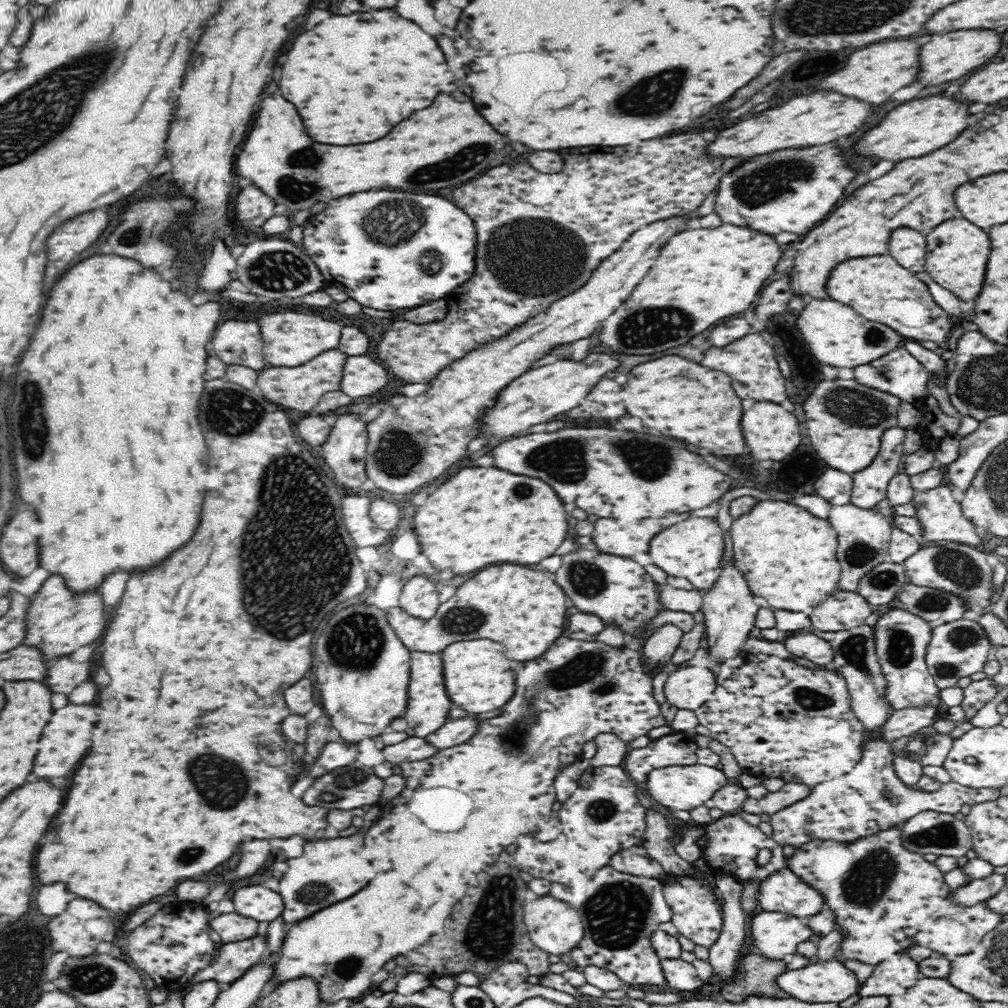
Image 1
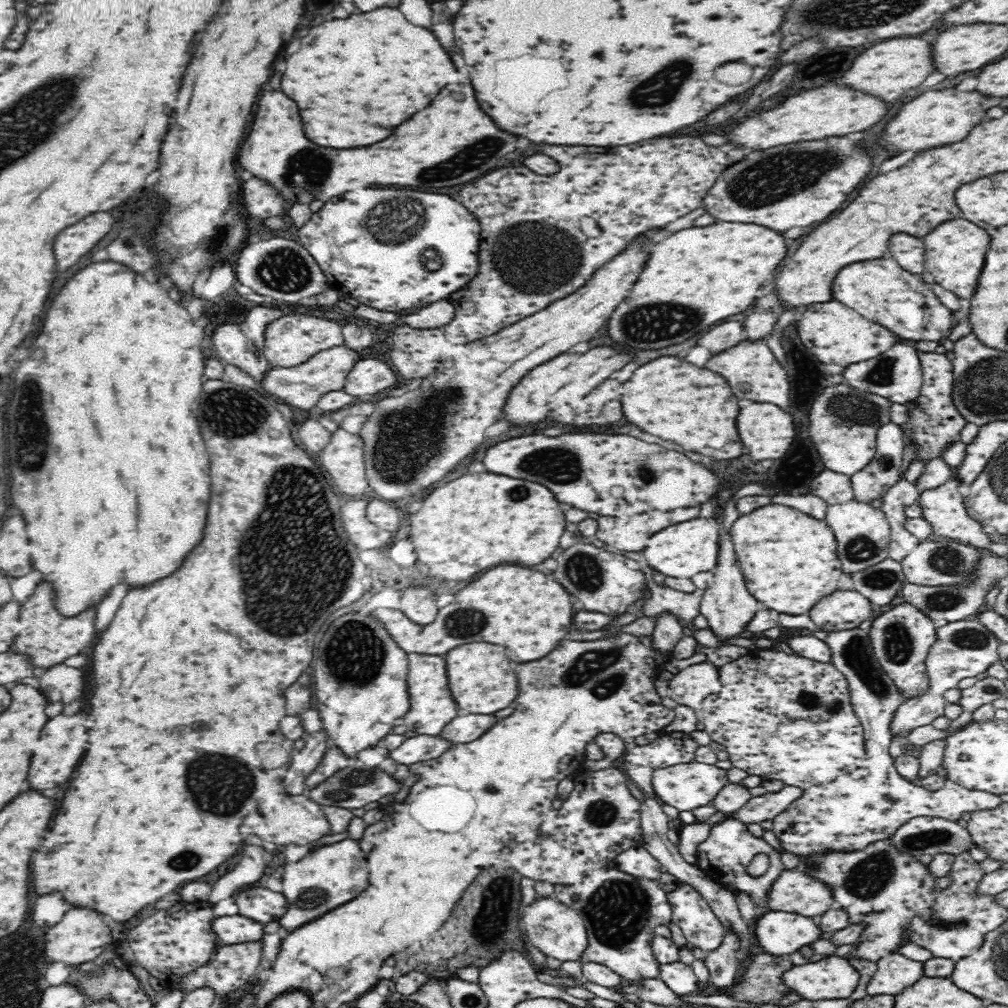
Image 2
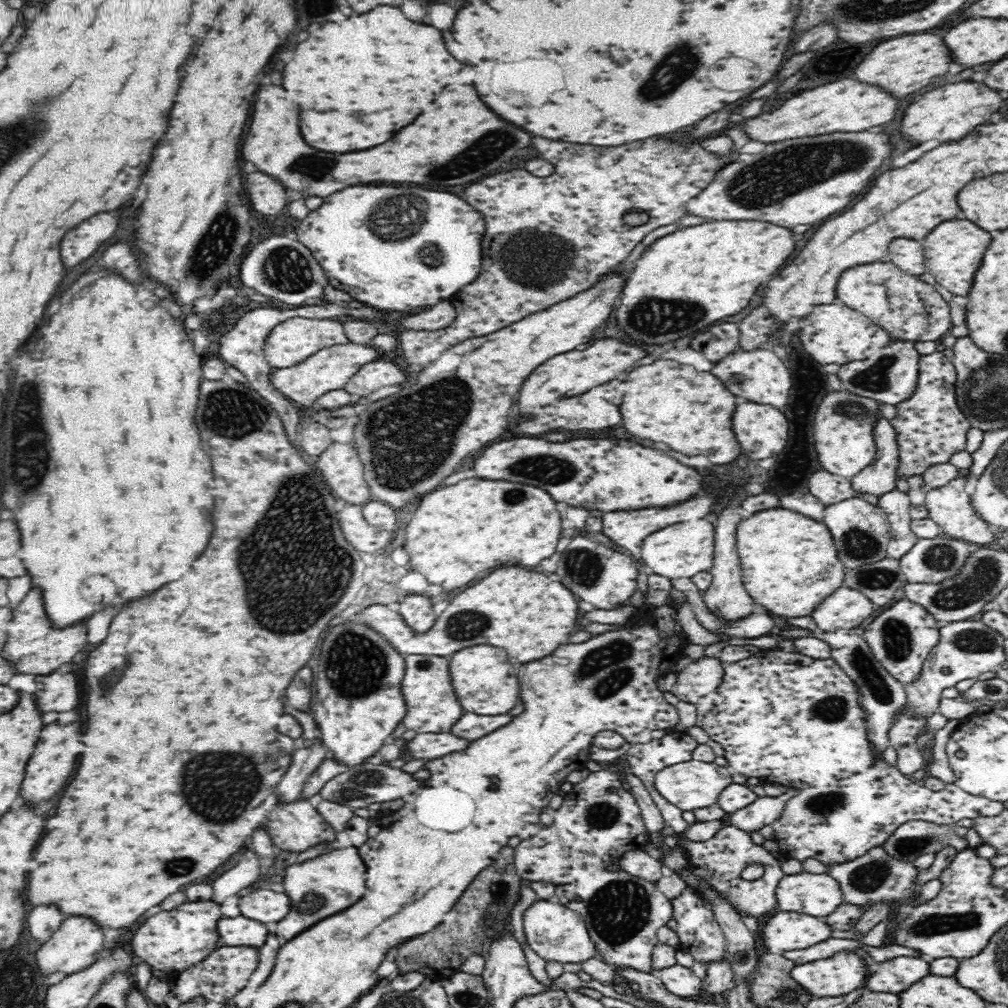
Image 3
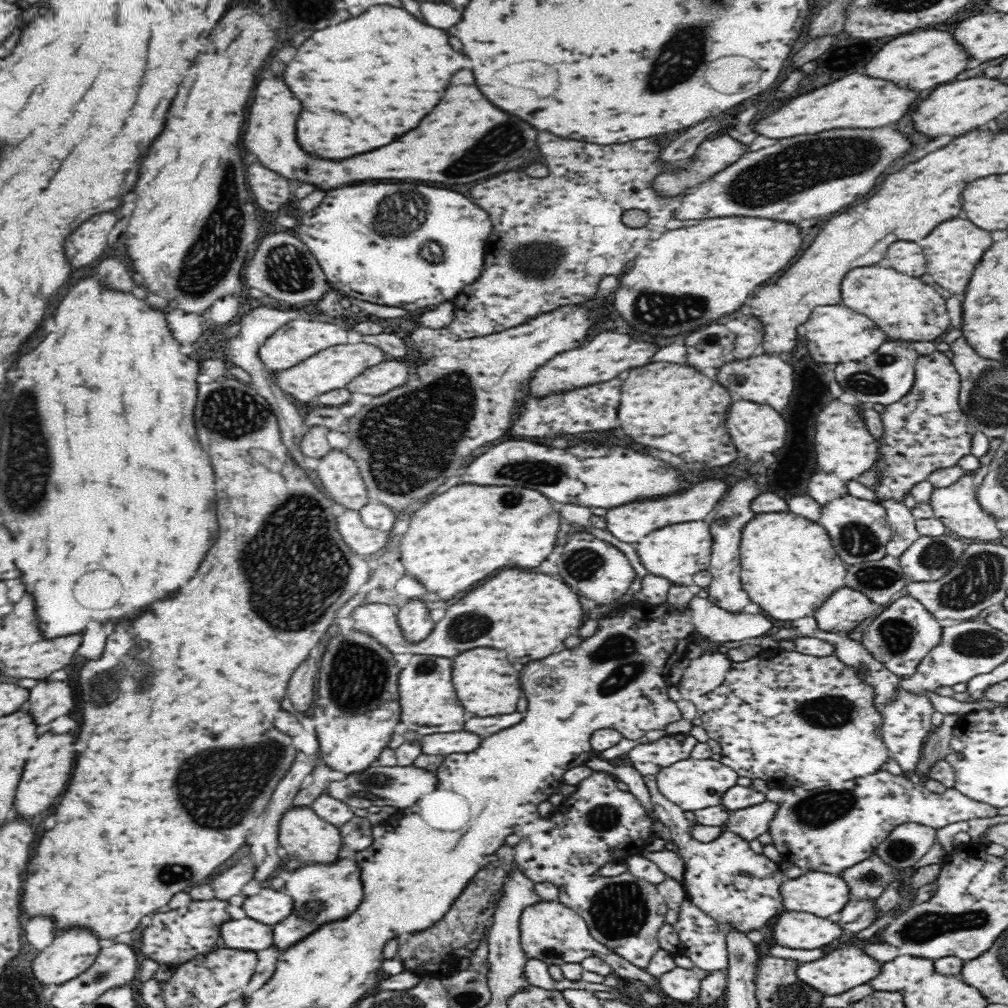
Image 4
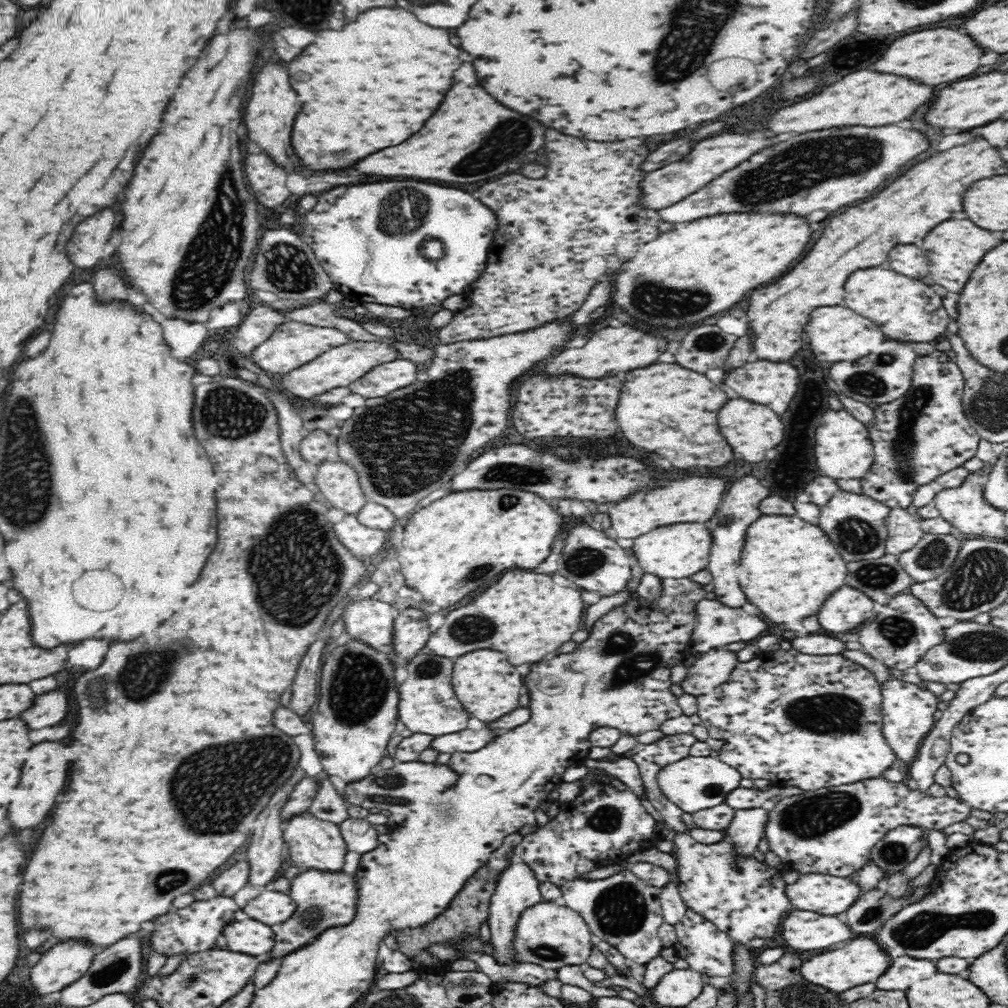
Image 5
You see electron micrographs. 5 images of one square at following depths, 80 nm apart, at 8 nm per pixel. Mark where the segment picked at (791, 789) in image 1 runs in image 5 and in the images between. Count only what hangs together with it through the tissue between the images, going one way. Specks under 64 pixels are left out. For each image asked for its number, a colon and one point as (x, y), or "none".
2: (759, 808)
3: (765, 810)
4: (749, 823)
5: (748, 827)

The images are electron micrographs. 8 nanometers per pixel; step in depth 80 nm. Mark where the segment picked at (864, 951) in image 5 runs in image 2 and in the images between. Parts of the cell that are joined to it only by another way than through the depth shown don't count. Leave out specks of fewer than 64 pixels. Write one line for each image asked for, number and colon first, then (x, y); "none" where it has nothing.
2: (833, 977)
3: (842, 973)
4: (838, 971)

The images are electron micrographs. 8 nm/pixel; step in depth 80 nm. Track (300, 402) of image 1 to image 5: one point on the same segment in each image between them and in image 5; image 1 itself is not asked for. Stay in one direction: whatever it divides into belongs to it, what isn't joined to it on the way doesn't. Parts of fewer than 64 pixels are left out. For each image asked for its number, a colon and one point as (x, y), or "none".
2: (302, 386)
3: (329, 369)
4: (332, 368)
5: (338, 367)

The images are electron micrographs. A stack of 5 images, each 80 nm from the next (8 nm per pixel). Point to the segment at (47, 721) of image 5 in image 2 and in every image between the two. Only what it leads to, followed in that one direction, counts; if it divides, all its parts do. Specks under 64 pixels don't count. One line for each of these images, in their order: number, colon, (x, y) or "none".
2: (62, 682)
3: (58, 690)
4: (51, 698)

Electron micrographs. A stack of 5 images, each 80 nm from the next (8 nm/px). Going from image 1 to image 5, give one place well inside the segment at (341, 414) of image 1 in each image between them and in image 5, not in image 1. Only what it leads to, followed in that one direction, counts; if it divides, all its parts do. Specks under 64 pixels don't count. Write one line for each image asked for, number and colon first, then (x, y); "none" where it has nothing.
2: (343, 456)
3: (341, 465)
4: (338, 472)
5: (339, 483)

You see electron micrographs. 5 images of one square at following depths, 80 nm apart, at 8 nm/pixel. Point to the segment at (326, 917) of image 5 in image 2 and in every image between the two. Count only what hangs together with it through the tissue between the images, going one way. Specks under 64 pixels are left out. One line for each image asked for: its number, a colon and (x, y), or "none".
2: (327, 876)
3: (320, 887)
4: (323, 892)

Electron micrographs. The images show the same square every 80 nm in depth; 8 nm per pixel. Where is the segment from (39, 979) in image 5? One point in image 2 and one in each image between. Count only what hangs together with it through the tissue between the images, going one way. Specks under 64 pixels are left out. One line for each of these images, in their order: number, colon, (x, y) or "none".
2: (82, 934)
3: (73, 947)
4: (72, 952)

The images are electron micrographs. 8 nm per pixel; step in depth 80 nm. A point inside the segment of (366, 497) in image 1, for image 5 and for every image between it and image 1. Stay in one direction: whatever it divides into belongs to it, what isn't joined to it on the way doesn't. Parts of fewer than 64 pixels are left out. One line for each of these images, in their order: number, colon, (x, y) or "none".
2: (365, 534)
3: (364, 537)
4: (362, 539)
5: (359, 539)

